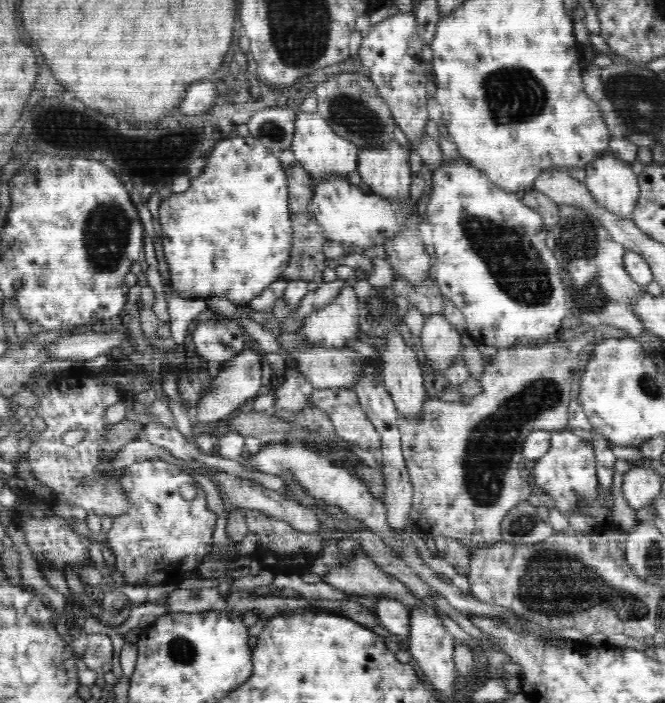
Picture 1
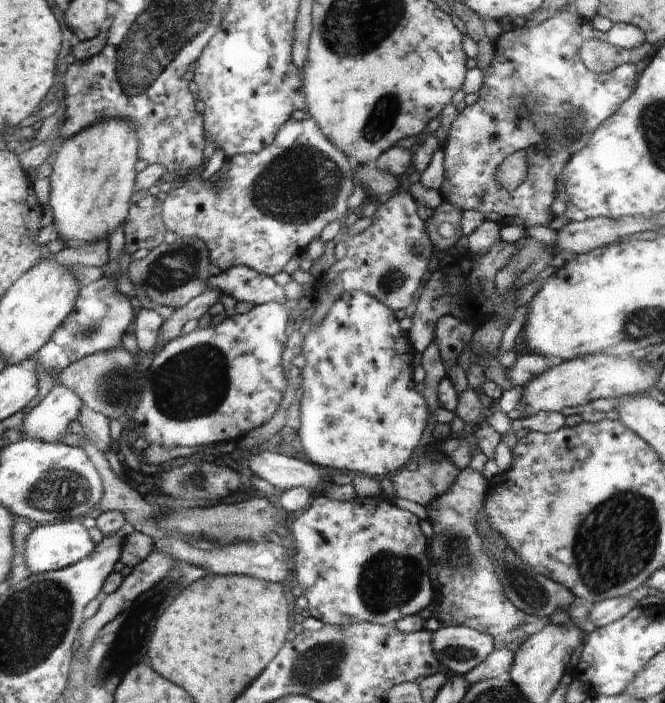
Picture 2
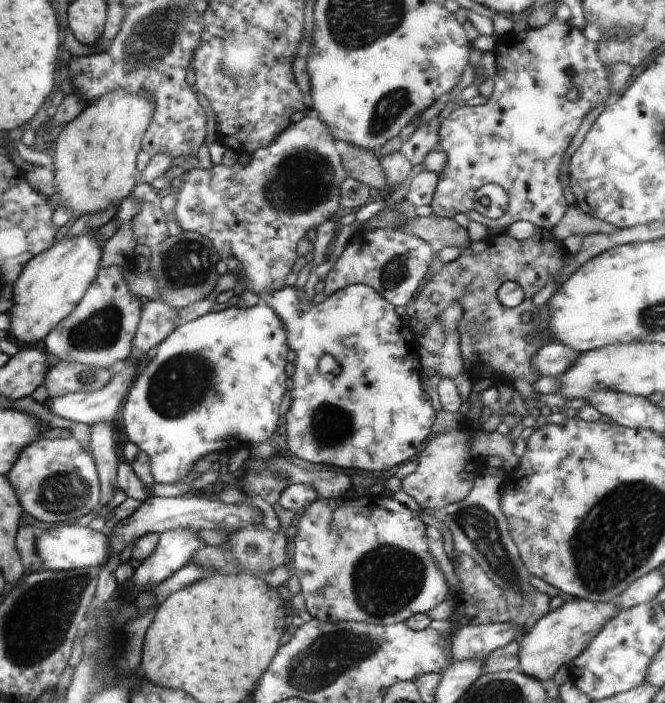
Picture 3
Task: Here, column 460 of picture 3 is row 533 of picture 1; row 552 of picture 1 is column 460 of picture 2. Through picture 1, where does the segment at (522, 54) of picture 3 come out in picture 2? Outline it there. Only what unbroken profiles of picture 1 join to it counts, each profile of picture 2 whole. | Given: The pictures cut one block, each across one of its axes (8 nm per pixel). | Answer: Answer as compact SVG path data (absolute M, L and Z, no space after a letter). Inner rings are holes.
M561 10L542 24L532 28L508 26L493 42L493 56L488 74L484 78L481 97L473 106L466 106L452 122L443 150L444 182L439 193L443 202L448 202L460 212L476 210L483 212L484 220L494 220L500 226L516 224L528 229L531 226L548 227L554 220L552 203L559 194L556 180L565 170L572 156L590 140L592 132L608 120L620 104L625 102L637 84L638 72L635 64L624 64L606 73L591 72L580 59L580 48L586 40L602 40L618 48L634 49L644 44L644 32L632 24L614 23L608 32L595 30L592 23L577 14ZM524 150L528 172L526 180L513 192L505 193L495 176L503 160L509 155Z

